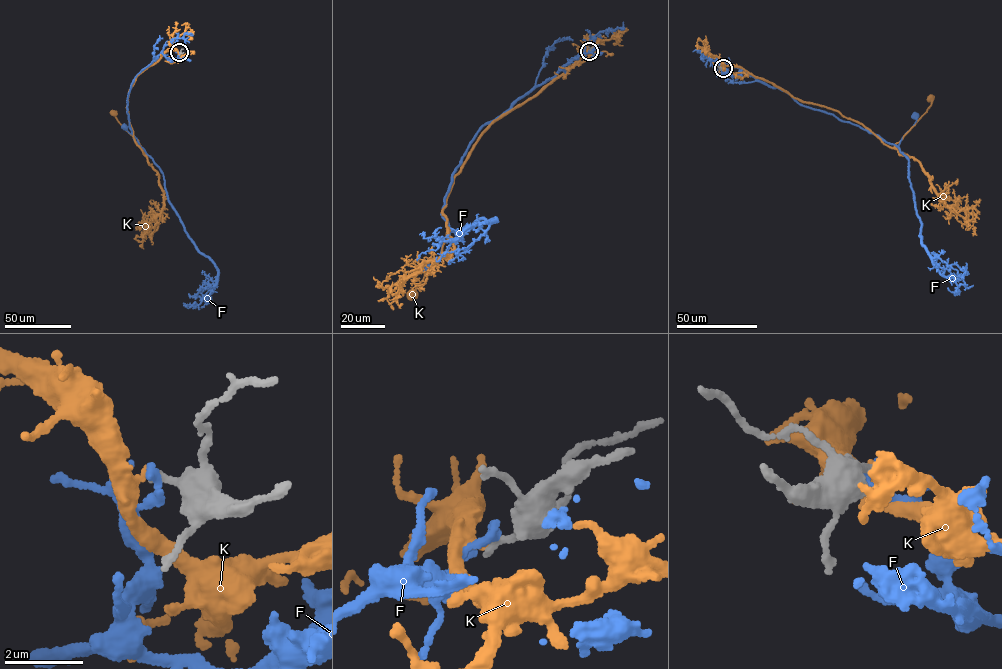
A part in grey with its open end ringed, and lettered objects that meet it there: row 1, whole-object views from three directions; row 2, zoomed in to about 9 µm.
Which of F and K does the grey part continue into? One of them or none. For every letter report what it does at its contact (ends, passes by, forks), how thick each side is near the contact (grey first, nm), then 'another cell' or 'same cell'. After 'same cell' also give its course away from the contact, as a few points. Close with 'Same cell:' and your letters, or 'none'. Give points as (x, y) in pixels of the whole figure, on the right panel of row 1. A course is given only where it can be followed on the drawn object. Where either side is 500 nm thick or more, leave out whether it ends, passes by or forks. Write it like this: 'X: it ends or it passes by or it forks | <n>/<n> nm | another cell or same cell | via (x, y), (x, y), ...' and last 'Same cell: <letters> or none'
F: it ends | 280/260 nm | another cell
K: it forks | 190/190 nm | same cell | via (723, 68), (738, 67), (794, 97), (837, 110), (861, 123), (894, 147), (926, 112), (931, 105), (930, 98)
Same cell: K

